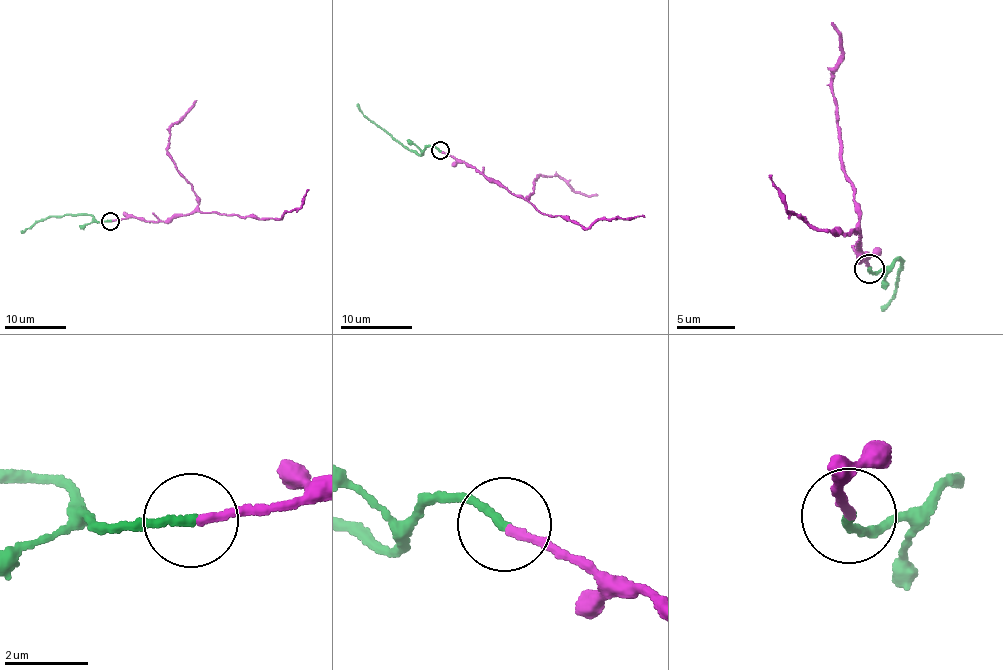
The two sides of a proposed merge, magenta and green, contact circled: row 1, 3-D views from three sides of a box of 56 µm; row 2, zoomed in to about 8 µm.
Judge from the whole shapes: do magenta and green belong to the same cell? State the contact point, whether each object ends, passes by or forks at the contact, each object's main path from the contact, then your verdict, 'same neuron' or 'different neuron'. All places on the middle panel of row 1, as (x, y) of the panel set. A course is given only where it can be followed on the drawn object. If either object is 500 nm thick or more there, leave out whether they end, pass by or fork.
place (440, 150); magenta ends; green ends; course magenta (440, 151), (464, 160), (527, 199), (542, 213), (567, 216), (586, 228), (601, 219), (645, 217); course green (440, 151), (434, 146), (425, 146), (421, 153), (415, 154), (395, 141), (356, 104); different neuron

